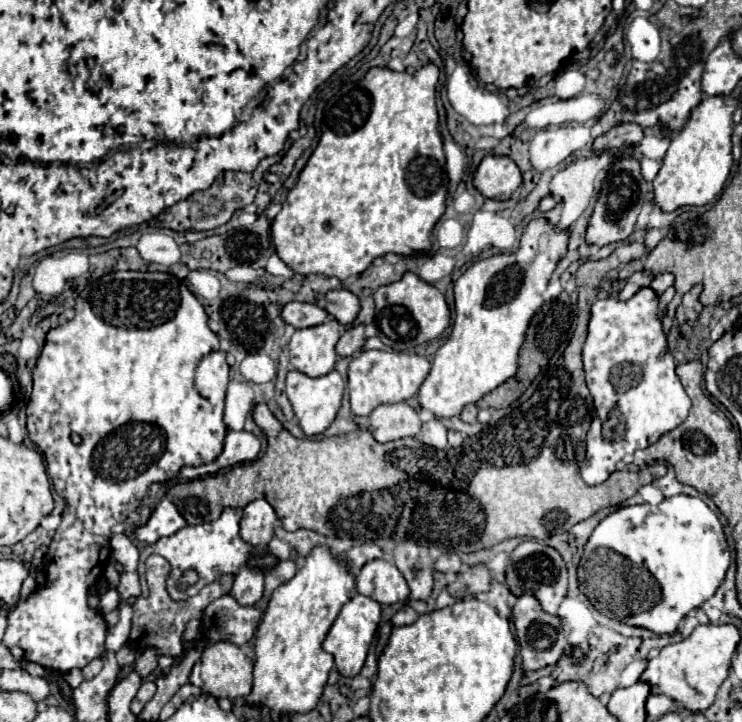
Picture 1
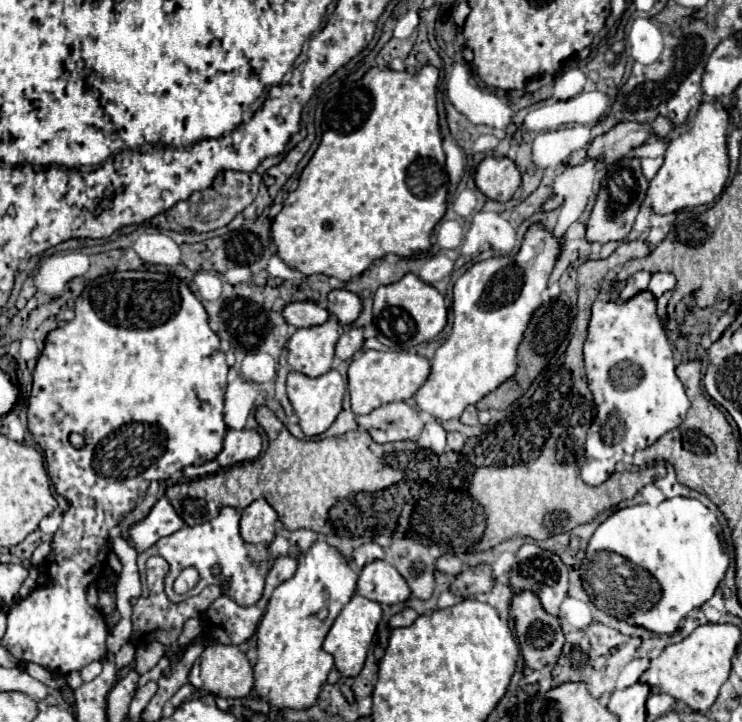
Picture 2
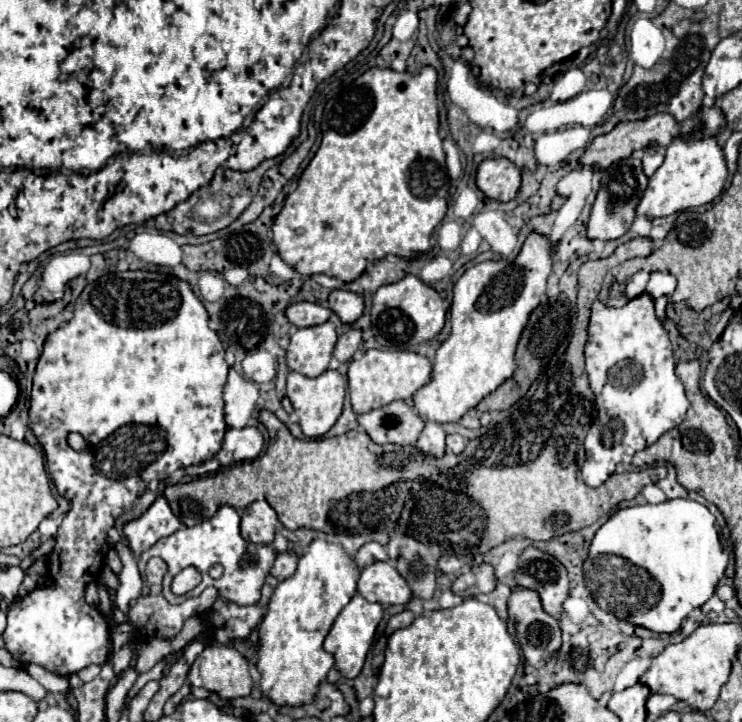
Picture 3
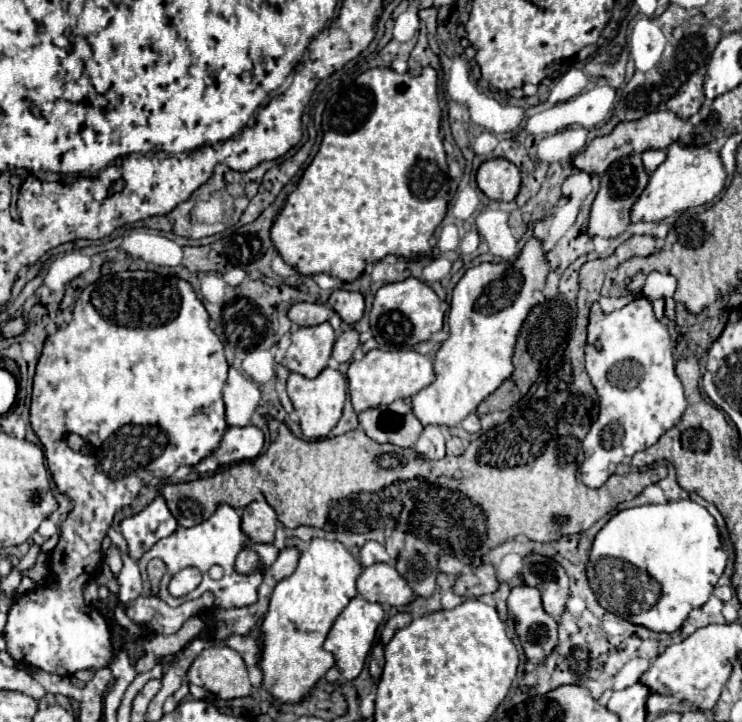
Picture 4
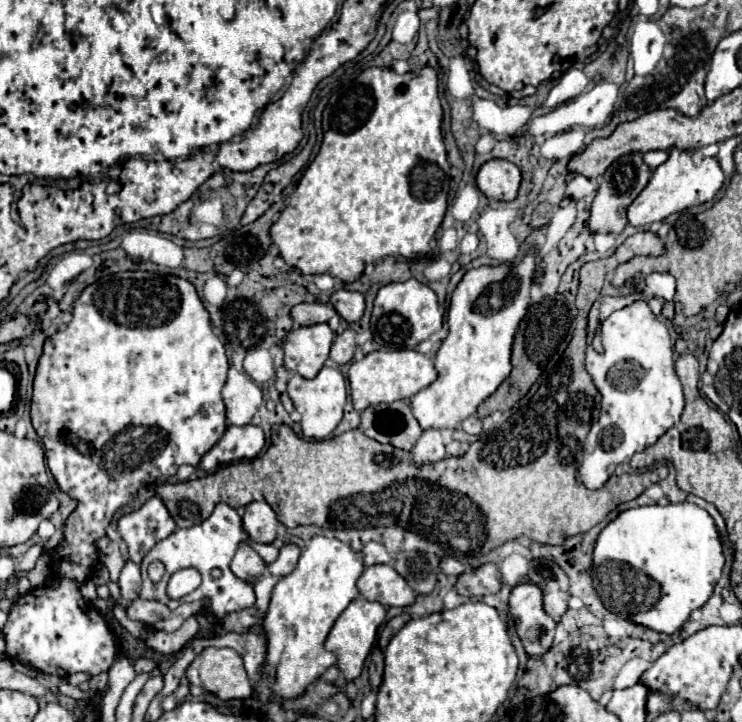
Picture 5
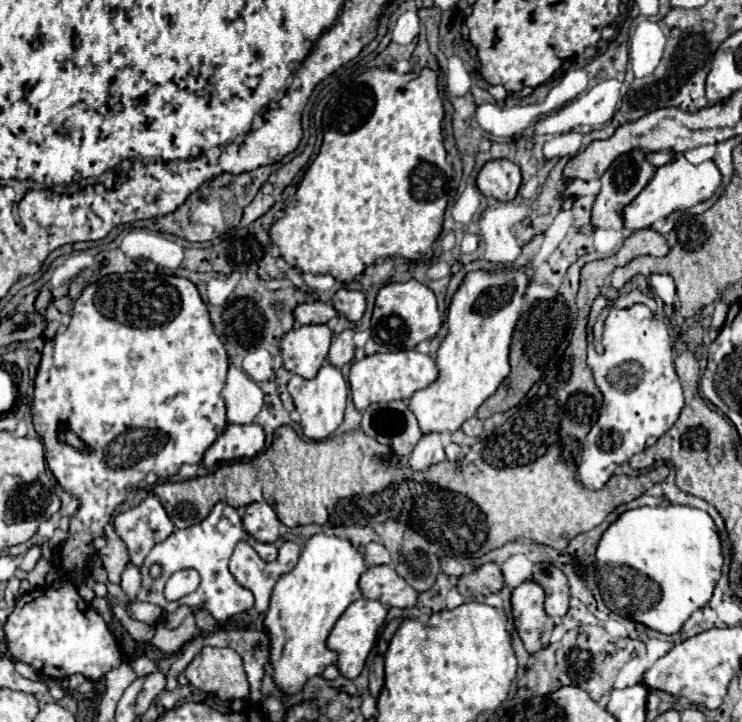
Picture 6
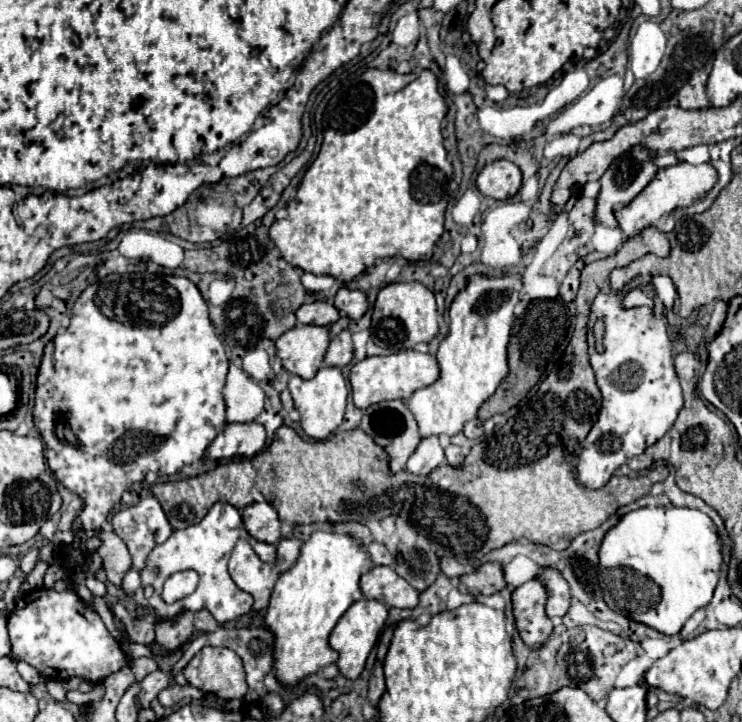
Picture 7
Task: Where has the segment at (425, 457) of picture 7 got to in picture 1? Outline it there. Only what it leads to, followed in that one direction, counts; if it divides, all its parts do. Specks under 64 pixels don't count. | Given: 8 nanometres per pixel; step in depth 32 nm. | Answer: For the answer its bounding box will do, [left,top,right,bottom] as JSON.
[422,418,448,448]

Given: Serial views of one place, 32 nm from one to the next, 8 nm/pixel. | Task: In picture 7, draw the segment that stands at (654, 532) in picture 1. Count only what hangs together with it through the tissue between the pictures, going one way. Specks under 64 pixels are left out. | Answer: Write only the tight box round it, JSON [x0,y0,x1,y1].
[598,506,722,634]

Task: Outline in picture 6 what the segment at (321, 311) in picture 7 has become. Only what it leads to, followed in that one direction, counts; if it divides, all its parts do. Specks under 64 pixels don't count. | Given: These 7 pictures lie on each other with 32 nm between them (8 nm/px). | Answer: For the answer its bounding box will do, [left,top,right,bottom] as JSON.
[294,302,338,324]

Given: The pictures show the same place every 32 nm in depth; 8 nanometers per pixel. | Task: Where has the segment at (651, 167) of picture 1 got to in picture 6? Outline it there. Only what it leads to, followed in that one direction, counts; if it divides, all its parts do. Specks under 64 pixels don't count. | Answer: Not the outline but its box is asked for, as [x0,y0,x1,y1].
[646,150,672,168]

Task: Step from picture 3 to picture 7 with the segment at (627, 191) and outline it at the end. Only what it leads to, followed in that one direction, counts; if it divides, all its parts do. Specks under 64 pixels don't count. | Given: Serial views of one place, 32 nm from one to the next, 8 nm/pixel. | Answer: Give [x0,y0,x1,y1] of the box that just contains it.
[594,146,658,228]

